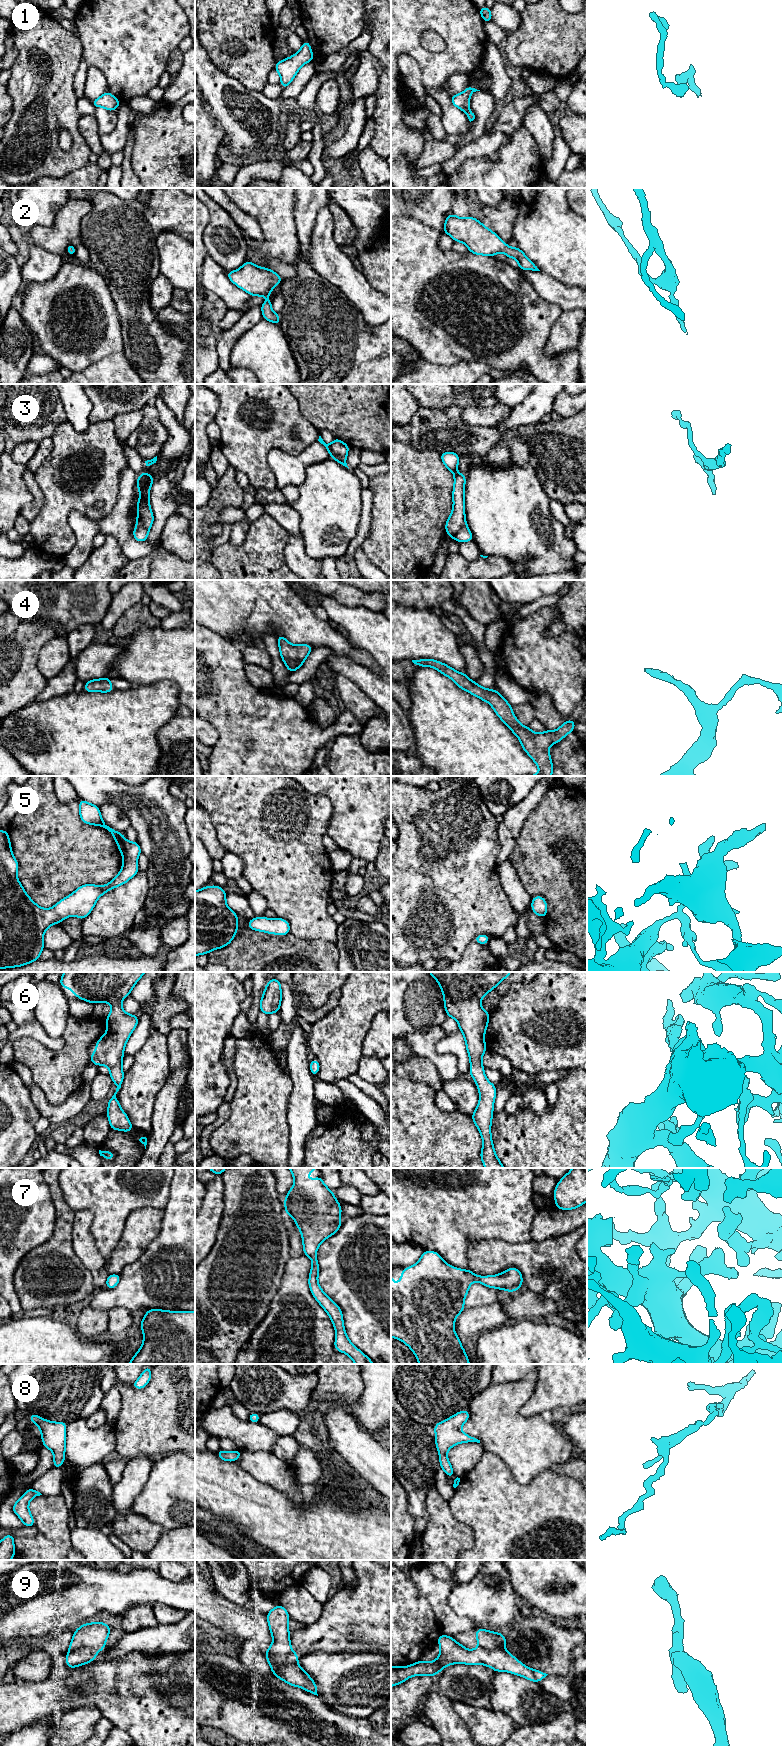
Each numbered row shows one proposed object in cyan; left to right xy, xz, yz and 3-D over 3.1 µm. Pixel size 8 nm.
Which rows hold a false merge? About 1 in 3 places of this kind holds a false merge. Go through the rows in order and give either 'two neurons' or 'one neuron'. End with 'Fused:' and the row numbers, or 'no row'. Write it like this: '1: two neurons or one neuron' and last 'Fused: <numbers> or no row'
1: one neuron
2: one neuron
3: two neurons
4: one neuron
5: one neuron
6: one neuron
7: one neuron
8: one neuron
9: two neurons
Fused: 3, 9

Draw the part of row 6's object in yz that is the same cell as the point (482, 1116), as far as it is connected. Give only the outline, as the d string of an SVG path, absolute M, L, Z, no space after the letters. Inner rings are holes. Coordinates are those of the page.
M428 972L434 977L444 997L448 1017L457 1020L464 1035L470 1058L470 1072L477 1084L480 1099L471 1118L483 1140L480 1153L485 1168L505 1168L498 1159L491 1137L491 1121L496 1085L485 1076L482 1056L487 1050L484 1034L490 1013L483 1010L481 999L512 972Z

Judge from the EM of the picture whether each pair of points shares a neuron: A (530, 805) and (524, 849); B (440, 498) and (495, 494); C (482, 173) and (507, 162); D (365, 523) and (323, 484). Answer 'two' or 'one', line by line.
A: two
B: two
C: one
D: two

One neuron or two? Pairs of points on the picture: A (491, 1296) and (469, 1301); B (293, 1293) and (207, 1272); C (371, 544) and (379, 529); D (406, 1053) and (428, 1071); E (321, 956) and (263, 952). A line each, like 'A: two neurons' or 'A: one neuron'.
A: one neuron
B: two neurons
C: one neuron
D: two neurons
E: one neuron

